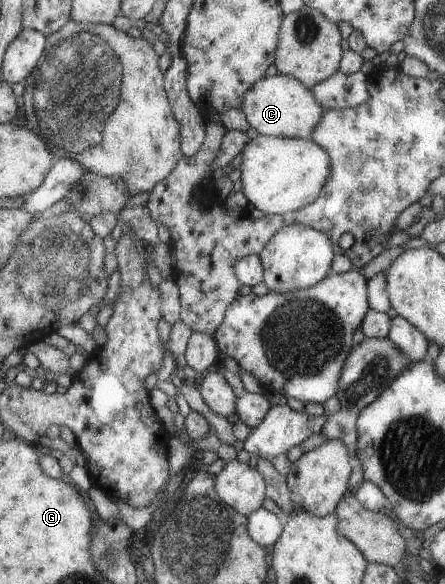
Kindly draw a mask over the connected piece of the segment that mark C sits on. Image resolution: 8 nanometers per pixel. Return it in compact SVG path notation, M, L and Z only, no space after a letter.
M277 72L271 77L259 79L242 97L241 111L250 127L264 136L280 138L301 138L309 140L314 127L322 119L324 110L315 101L311 89L307 89L298 79Z

